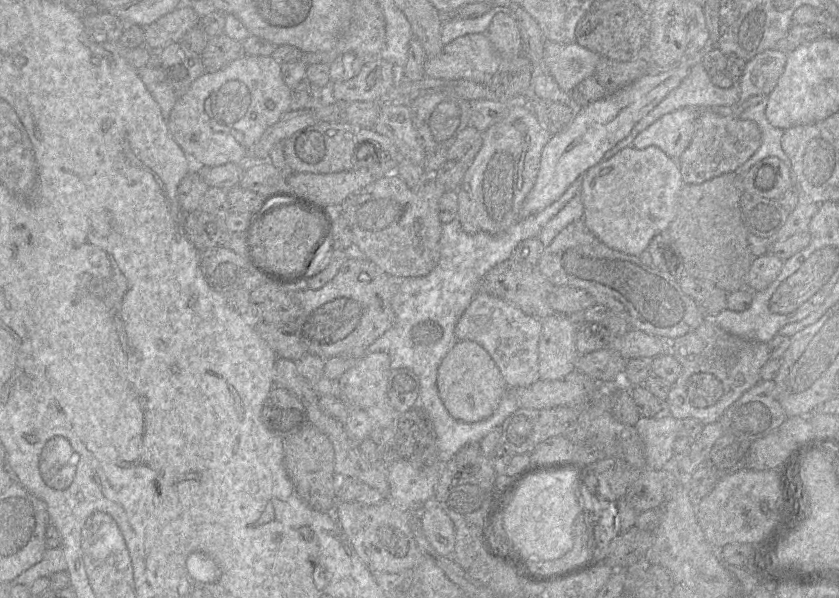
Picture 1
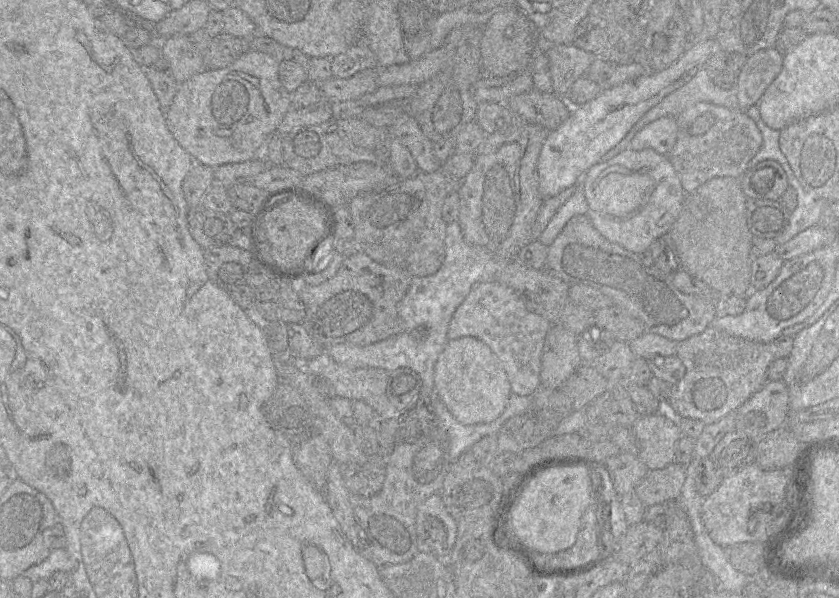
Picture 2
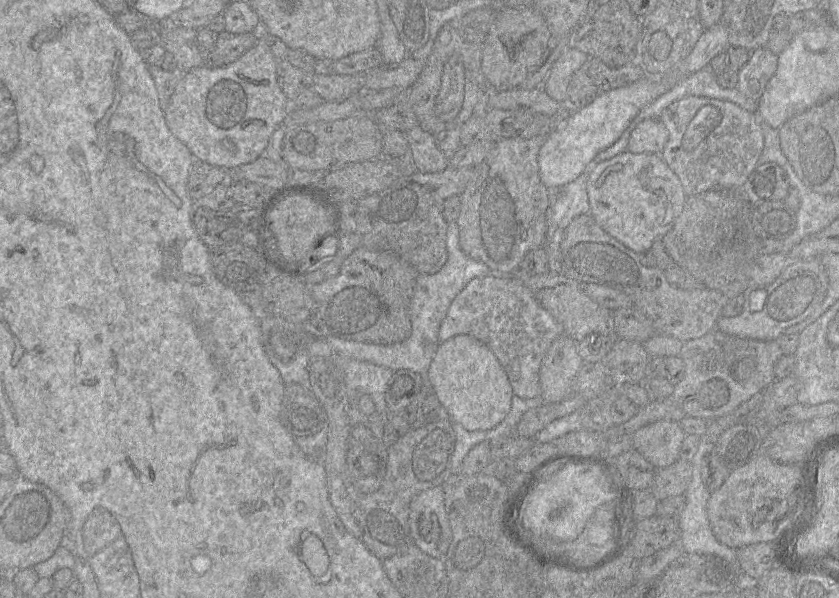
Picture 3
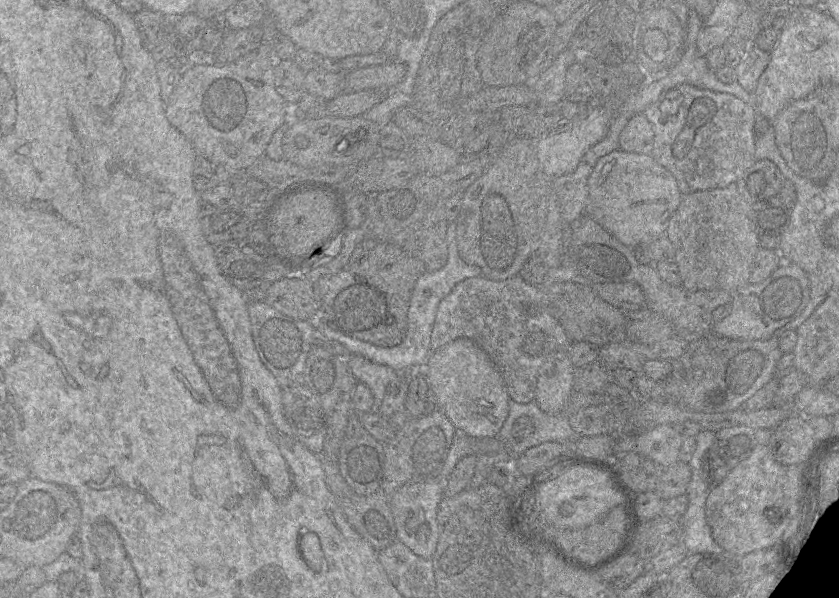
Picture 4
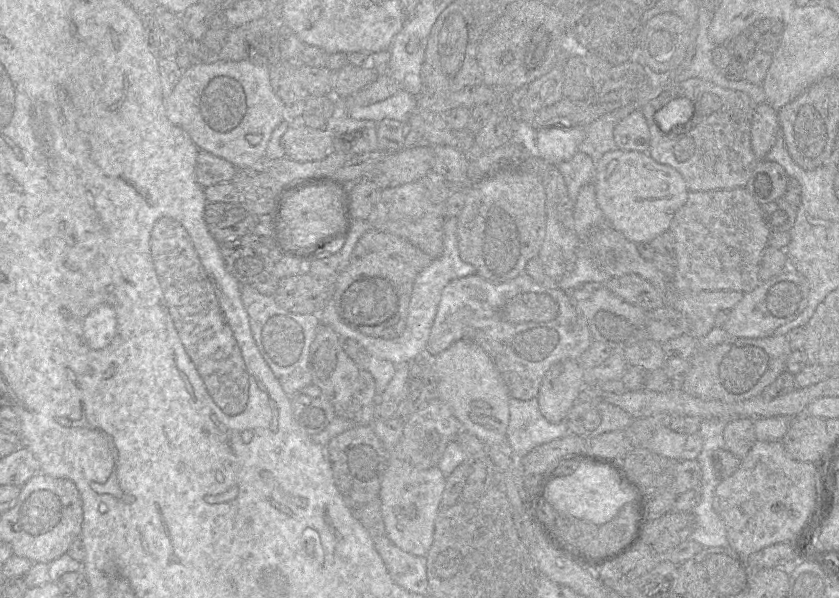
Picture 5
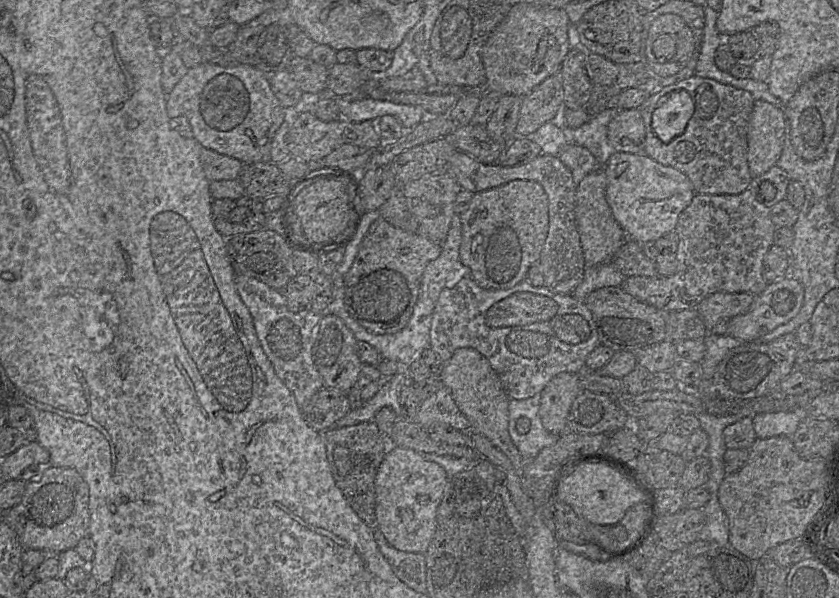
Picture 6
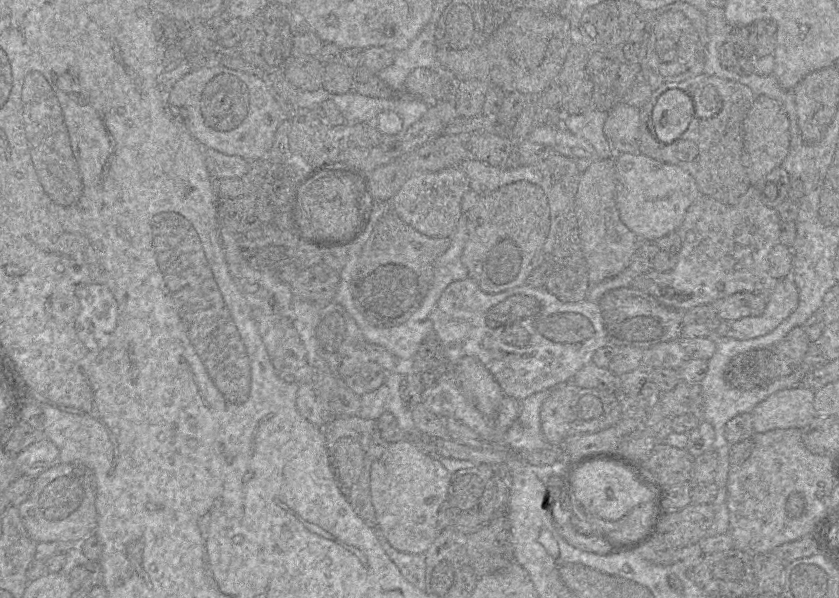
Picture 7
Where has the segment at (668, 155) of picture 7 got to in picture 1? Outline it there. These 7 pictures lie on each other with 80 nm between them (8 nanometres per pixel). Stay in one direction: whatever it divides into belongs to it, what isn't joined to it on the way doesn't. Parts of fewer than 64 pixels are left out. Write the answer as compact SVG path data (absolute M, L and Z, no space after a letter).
M702 109L691 143L677 160L684 184L701 184L725 173L735 172L760 147L761 134L753 121L729 118Z

